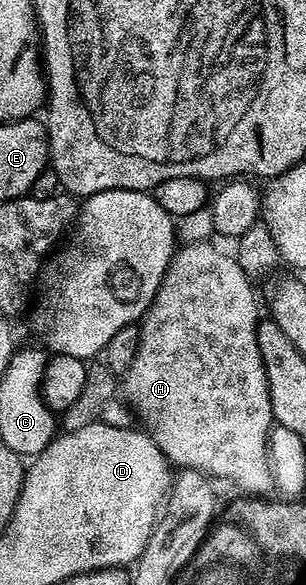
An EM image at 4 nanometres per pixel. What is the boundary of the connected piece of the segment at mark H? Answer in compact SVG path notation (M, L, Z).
M205 241L179 248L178 258L160 288L155 306L143 320L140 342L131 356L132 372L122 387L128 390L132 407L144 422L143 430L152 436L169 464L205 471L216 479L229 479L234 486L244 490L241 492L264 497L274 487L268 454L274 420L268 374L256 332L262 316L256 308L253 280L239 264L237 256L227 255L212 245Z

